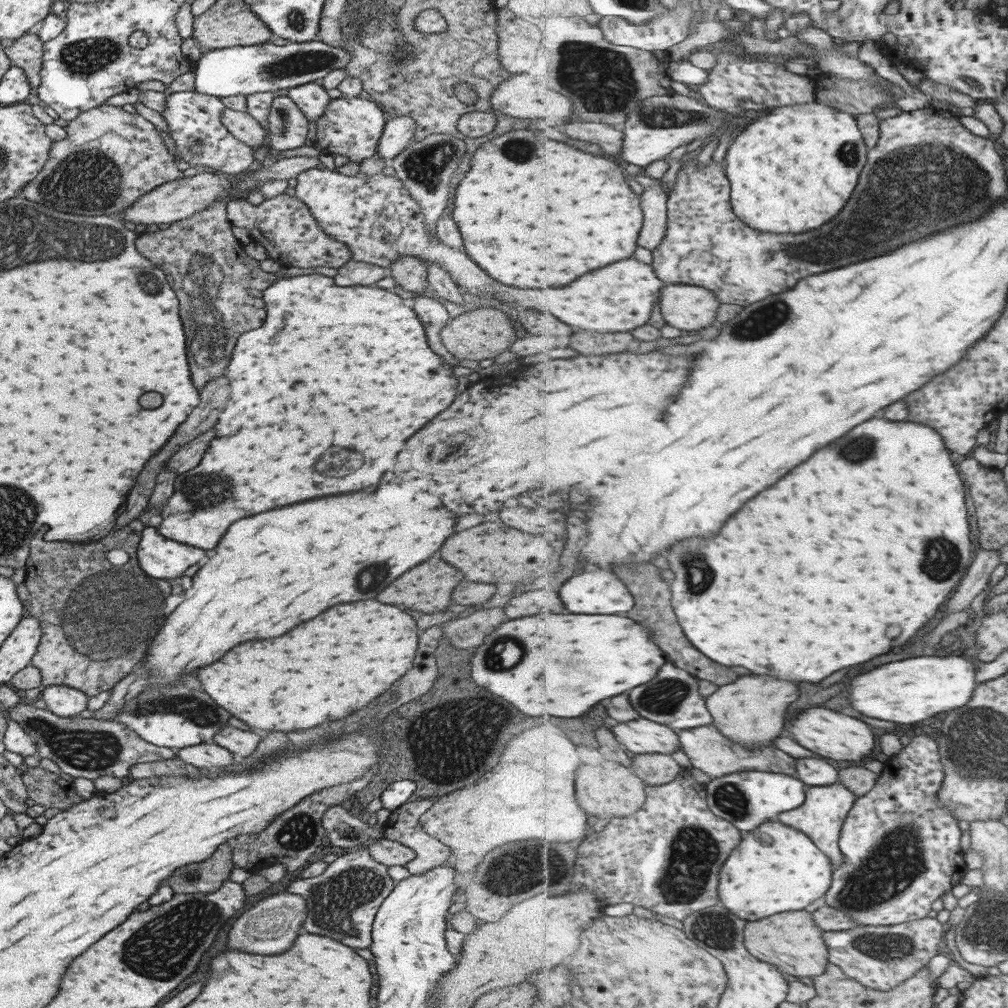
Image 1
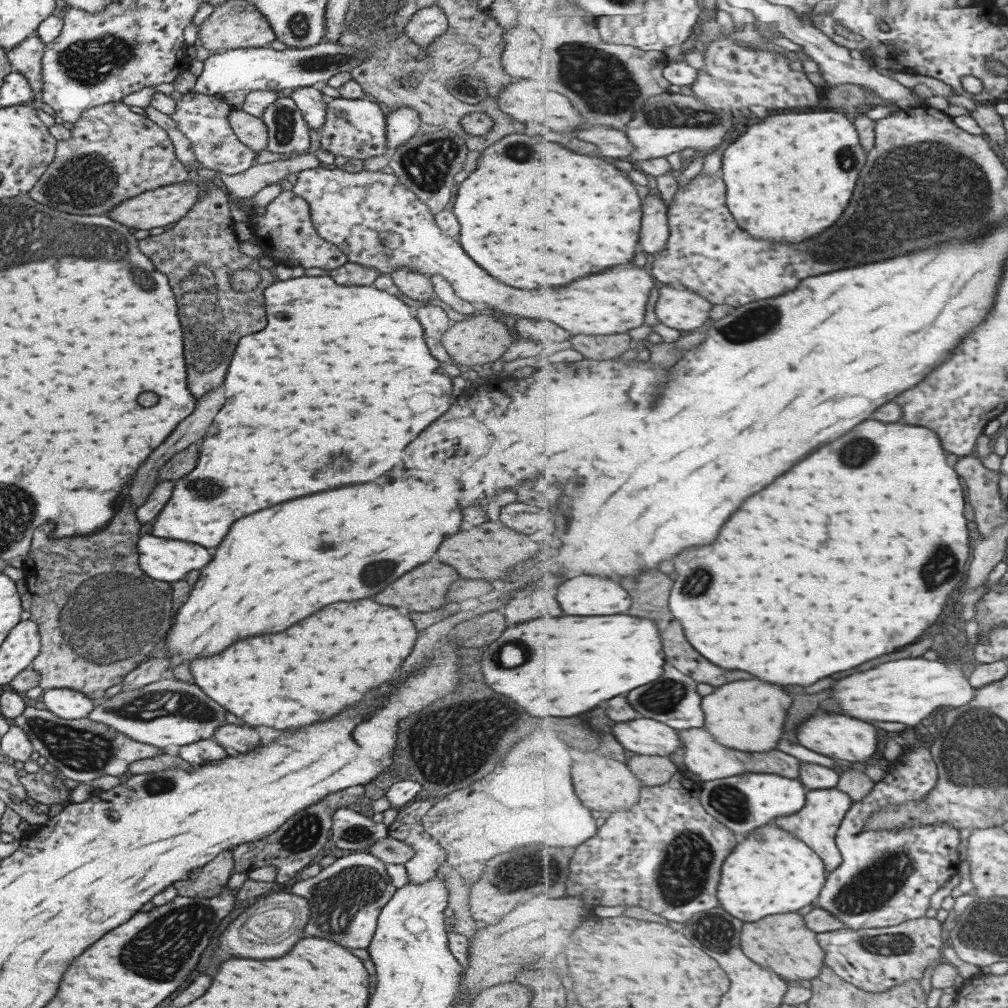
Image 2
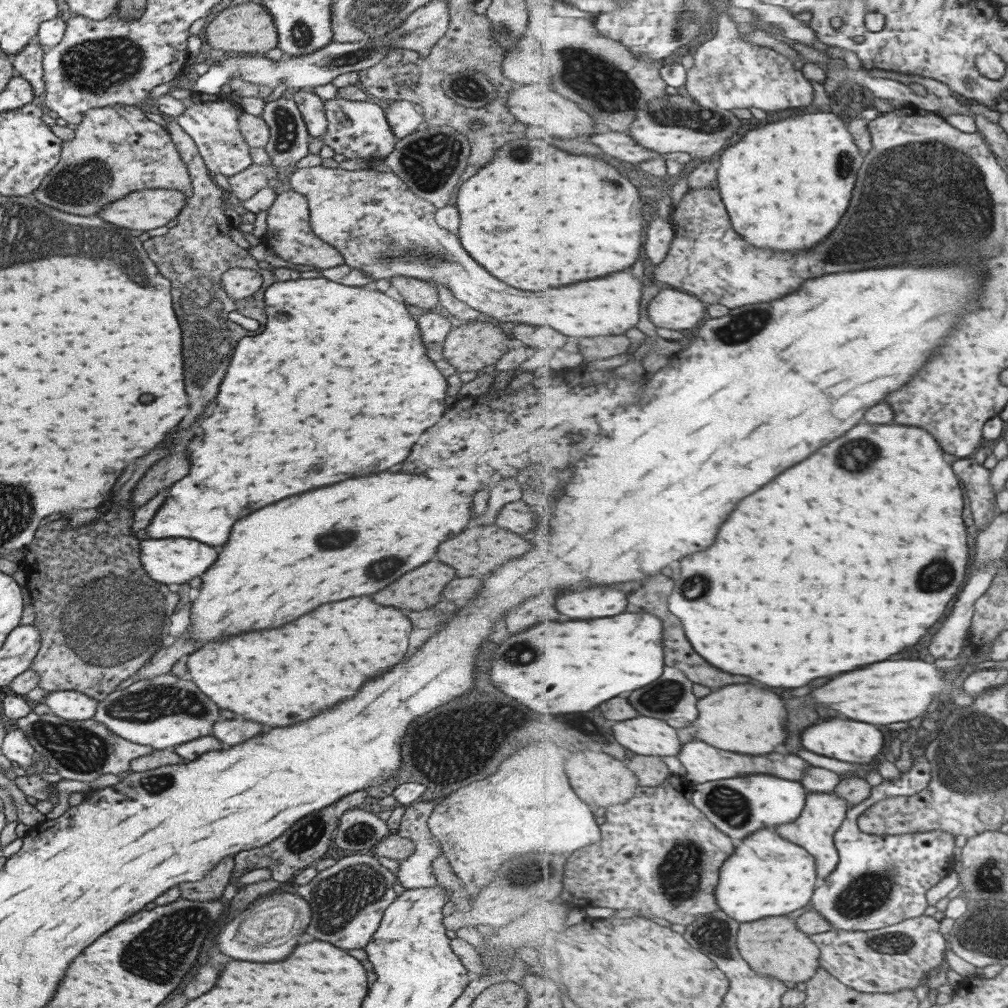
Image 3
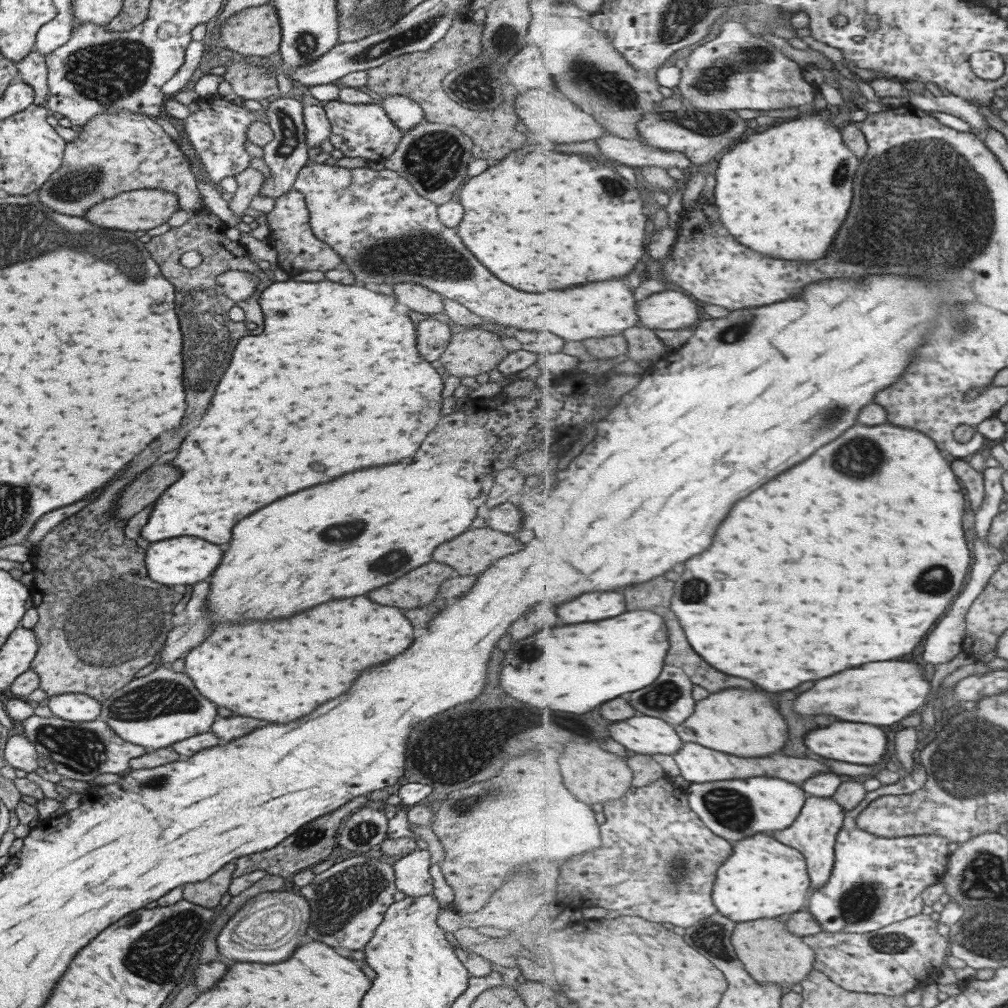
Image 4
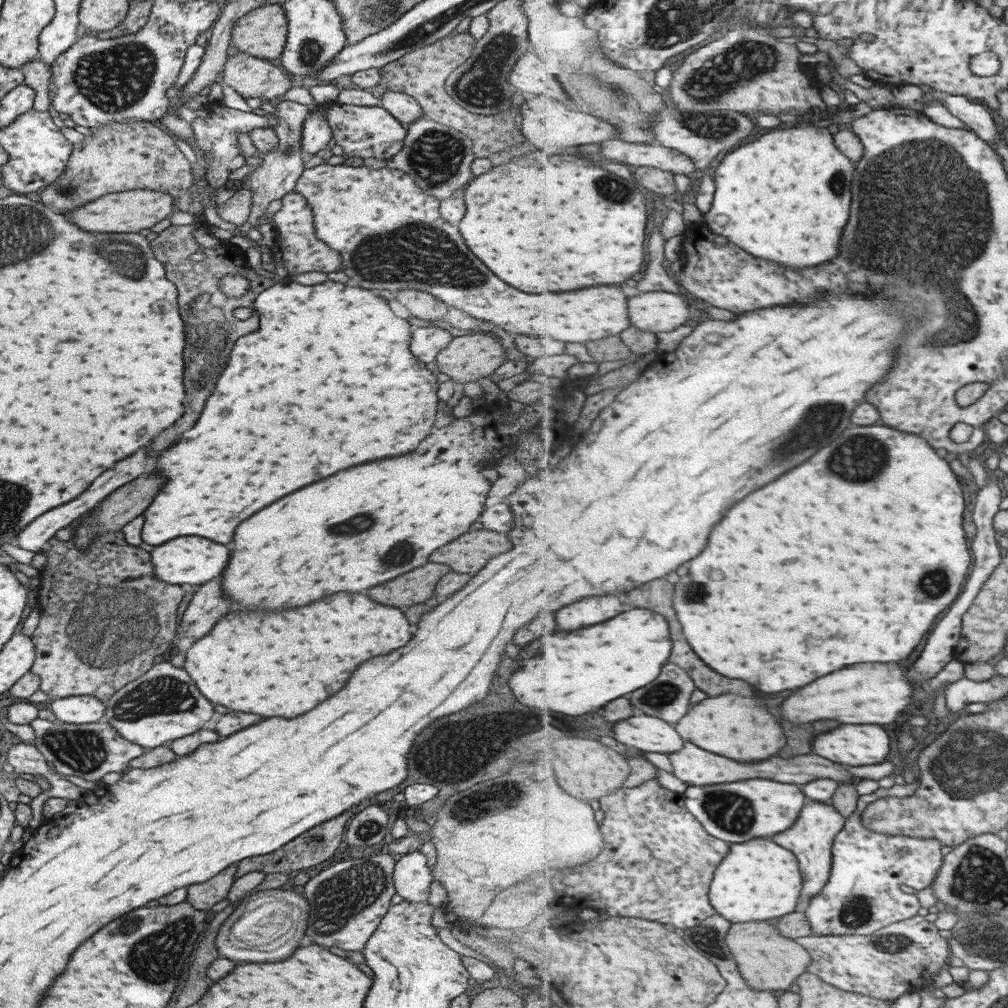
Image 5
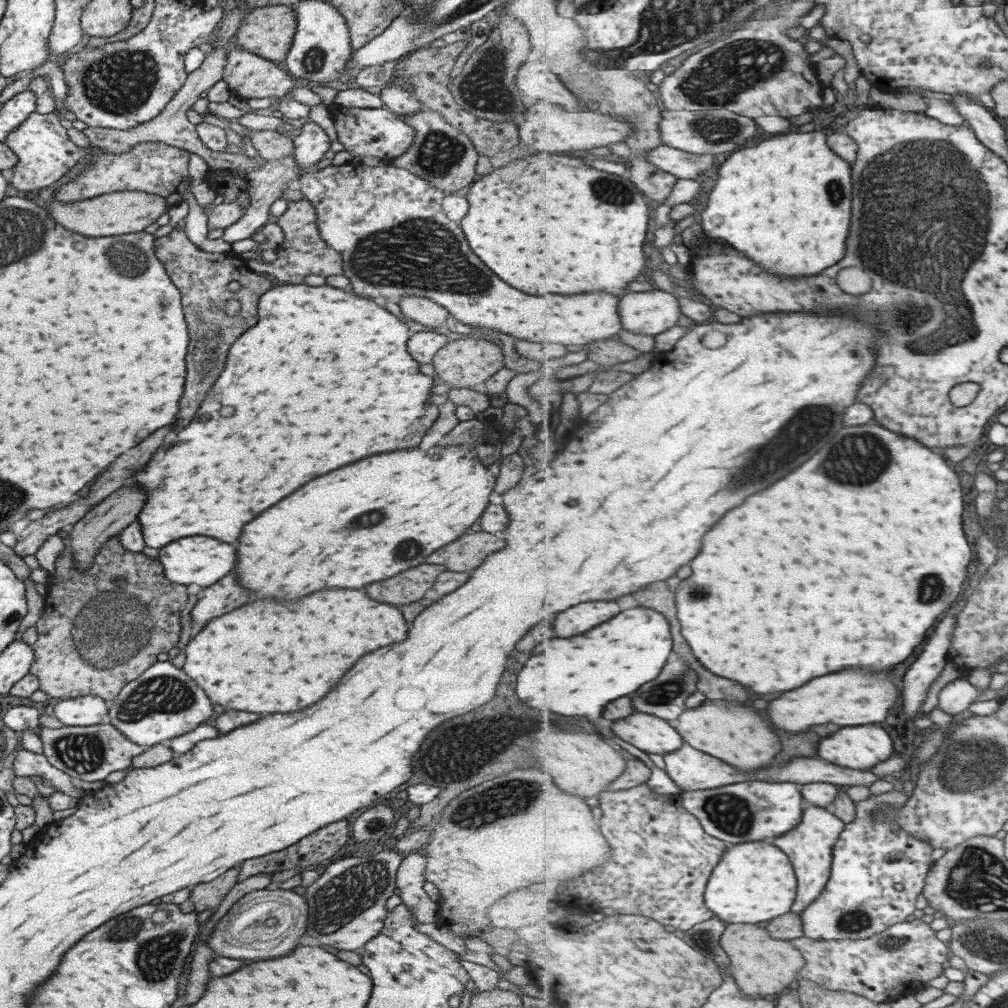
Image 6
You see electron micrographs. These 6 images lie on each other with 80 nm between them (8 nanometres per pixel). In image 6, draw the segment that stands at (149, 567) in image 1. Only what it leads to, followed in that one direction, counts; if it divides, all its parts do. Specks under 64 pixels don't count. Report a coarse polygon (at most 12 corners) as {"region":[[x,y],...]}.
{"region":[[207,536],[159,548],[163,576],[209,586],[235,564],[235,550]]}

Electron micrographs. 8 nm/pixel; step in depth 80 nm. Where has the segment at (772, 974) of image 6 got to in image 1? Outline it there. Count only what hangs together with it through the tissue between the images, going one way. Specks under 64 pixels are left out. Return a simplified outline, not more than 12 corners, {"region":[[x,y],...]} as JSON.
{"region":[[814,914],[749,922],[745,944],[795,977],[828,970]]}

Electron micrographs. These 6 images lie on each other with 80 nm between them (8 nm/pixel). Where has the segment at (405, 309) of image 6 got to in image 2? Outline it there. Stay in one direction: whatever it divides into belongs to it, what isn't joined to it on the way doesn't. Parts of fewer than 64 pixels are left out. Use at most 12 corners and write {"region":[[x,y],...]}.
{"region":[[397,268],[393,284],[403,295],[427,304],[436,298],[429,276]]}

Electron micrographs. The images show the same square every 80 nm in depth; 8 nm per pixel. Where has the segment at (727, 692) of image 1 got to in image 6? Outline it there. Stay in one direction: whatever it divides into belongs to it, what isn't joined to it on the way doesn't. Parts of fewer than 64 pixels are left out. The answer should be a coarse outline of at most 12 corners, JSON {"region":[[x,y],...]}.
{"region":[[707,700],[673,724],[685,743],[741,770],[783,748],[751,706]]}

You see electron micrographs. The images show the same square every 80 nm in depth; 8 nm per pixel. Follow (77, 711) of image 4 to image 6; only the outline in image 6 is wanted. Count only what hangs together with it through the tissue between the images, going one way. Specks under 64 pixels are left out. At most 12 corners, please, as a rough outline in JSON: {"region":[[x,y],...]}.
{"region":[[95,695],[57,700],[51,714],[63,725],[96,725],[108,703]]}

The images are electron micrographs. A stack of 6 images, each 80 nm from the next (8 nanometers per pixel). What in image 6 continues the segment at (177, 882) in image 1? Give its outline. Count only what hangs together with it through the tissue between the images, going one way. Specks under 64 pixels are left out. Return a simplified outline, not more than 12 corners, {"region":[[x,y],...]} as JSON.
{"region":[[238,866],[193,885],[189,897],[199,913],[217,907],[238,882]]}

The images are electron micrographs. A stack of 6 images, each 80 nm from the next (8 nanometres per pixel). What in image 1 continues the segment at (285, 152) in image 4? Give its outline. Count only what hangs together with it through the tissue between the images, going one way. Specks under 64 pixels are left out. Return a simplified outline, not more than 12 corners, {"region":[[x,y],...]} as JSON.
{"region":[[287,95],[272,100],[266,149],[303,146],[307,119]]}

